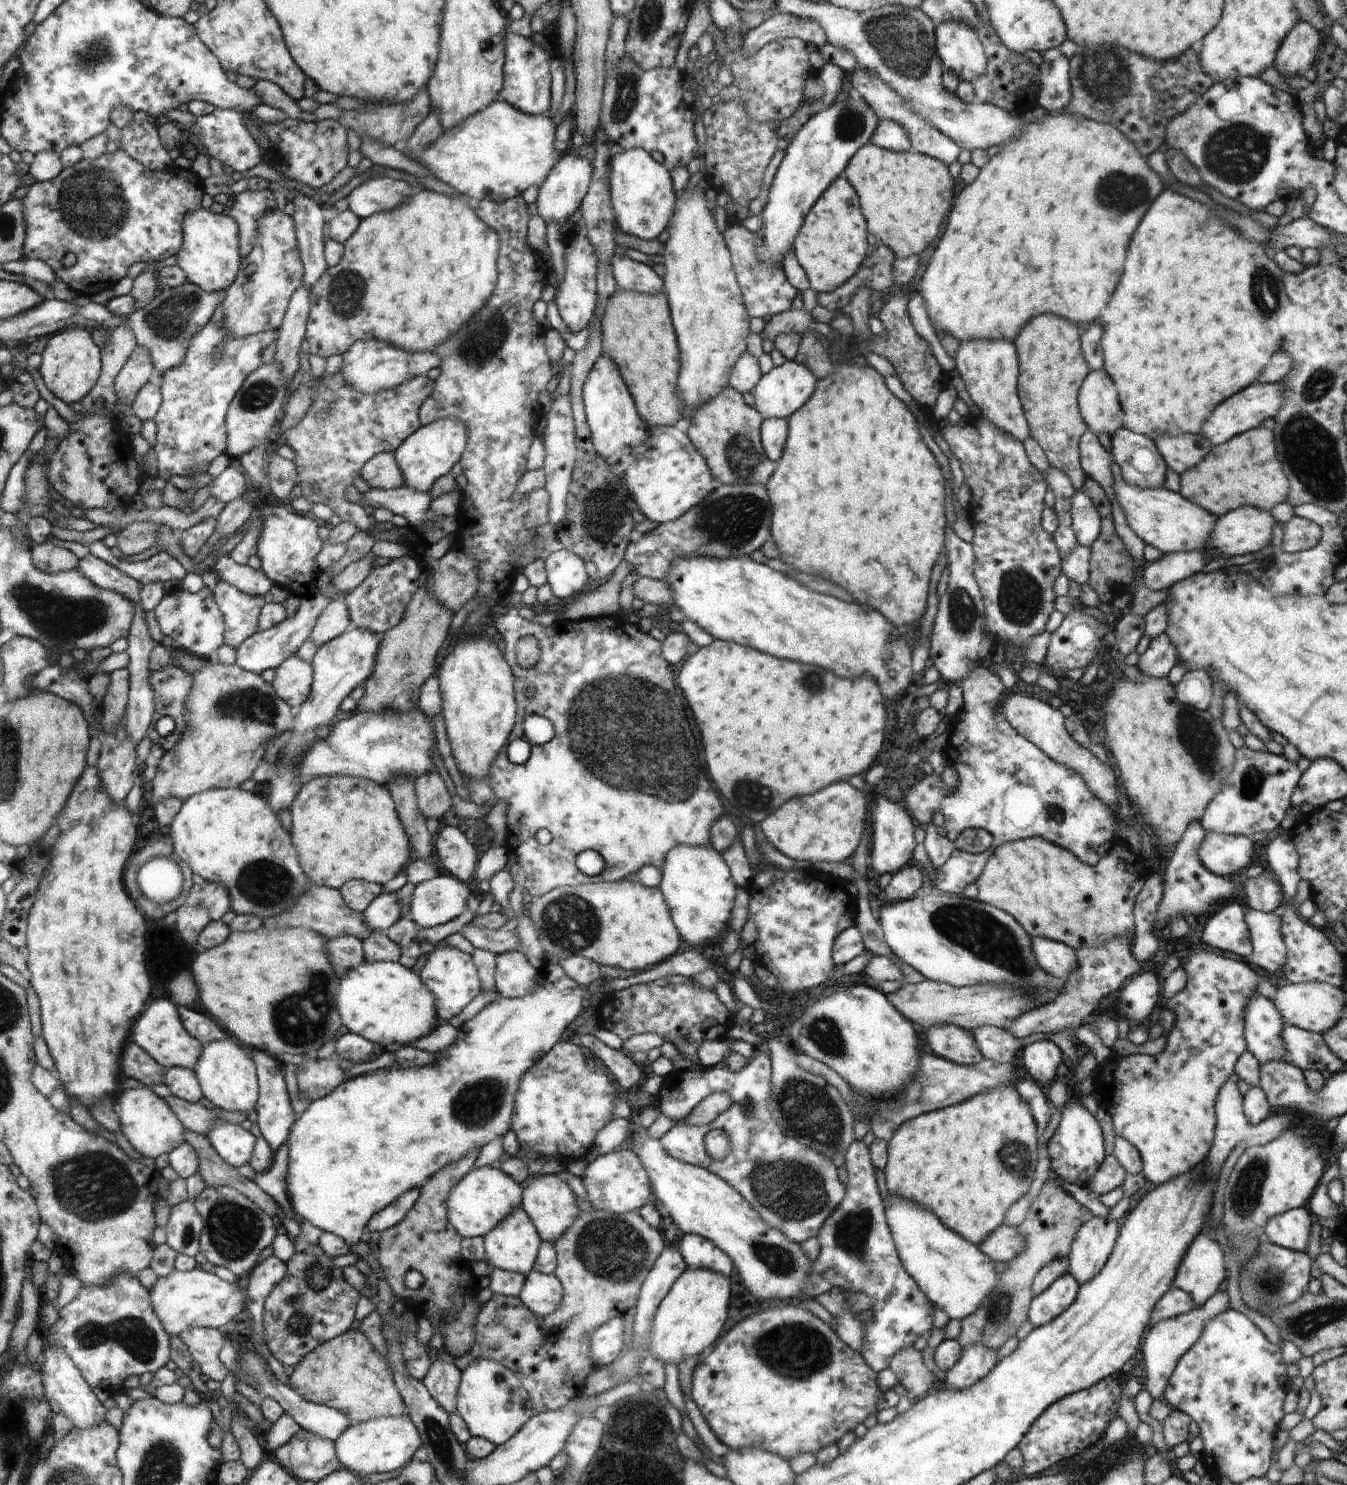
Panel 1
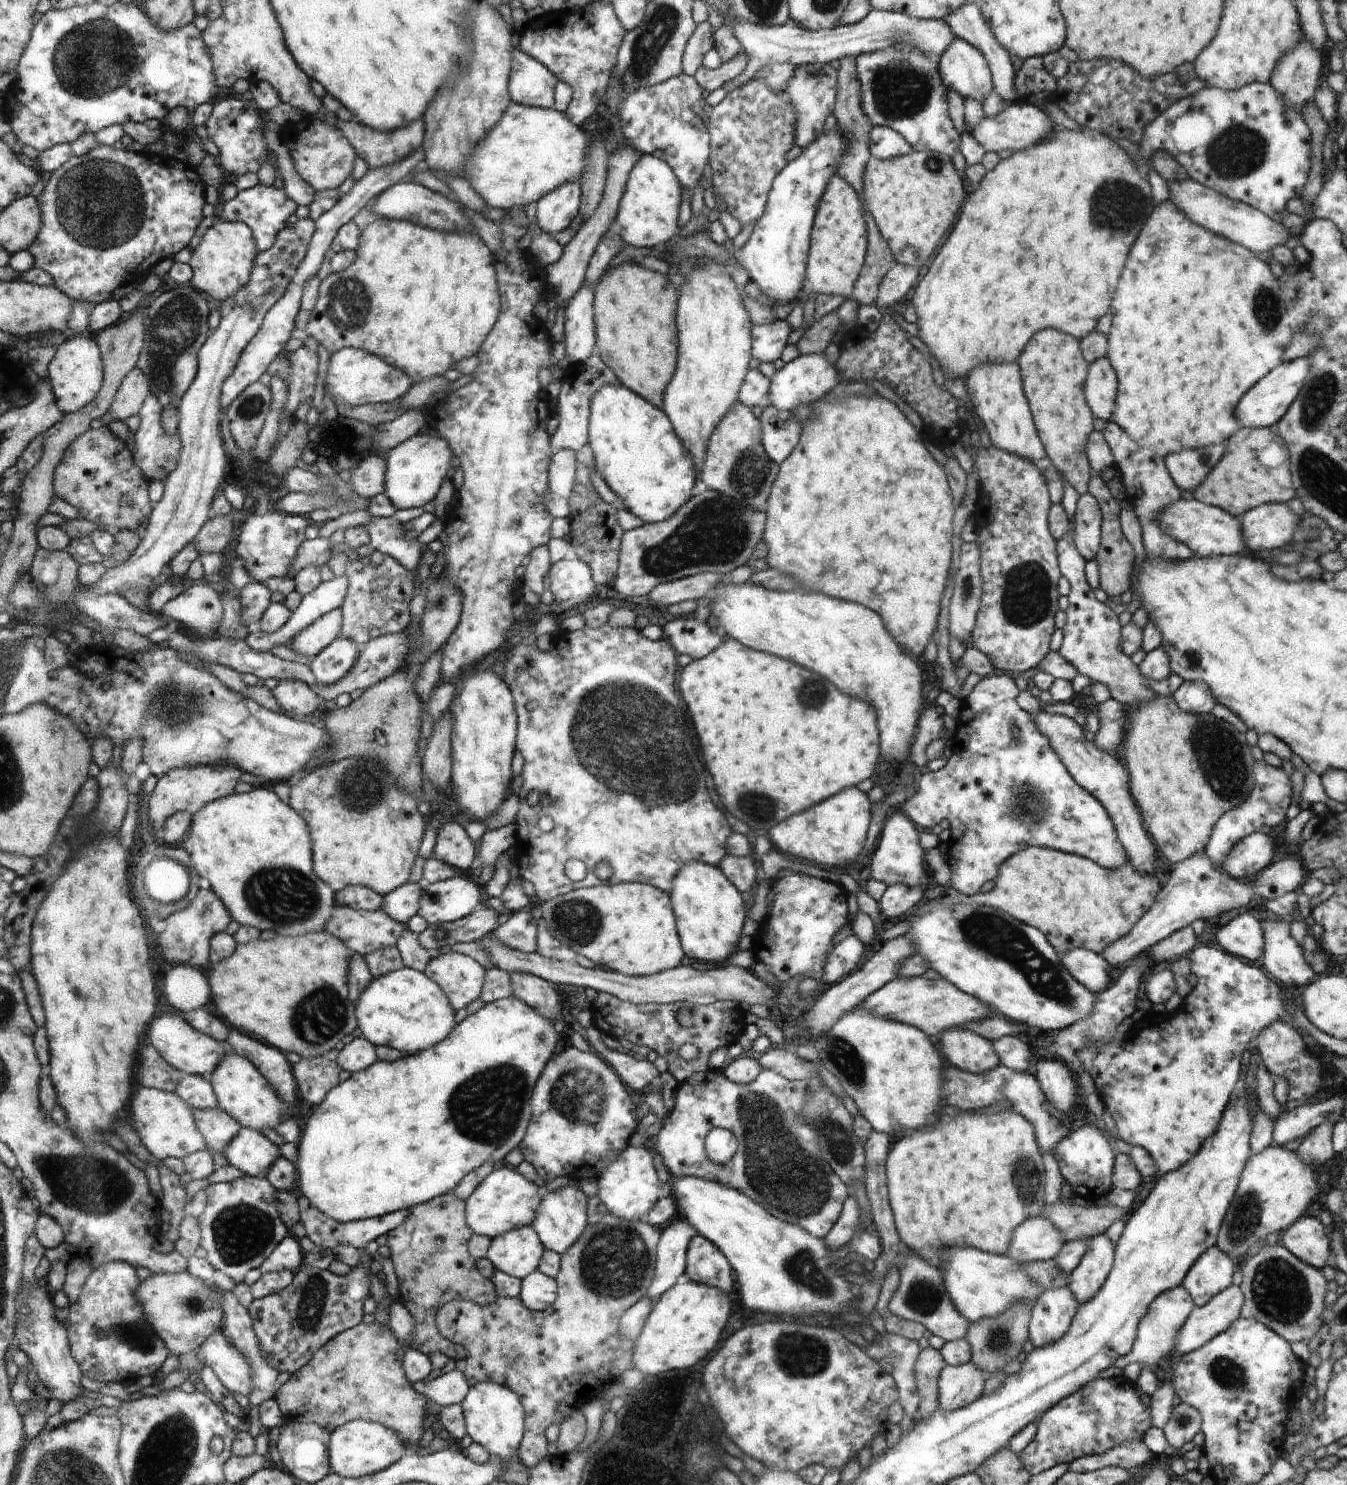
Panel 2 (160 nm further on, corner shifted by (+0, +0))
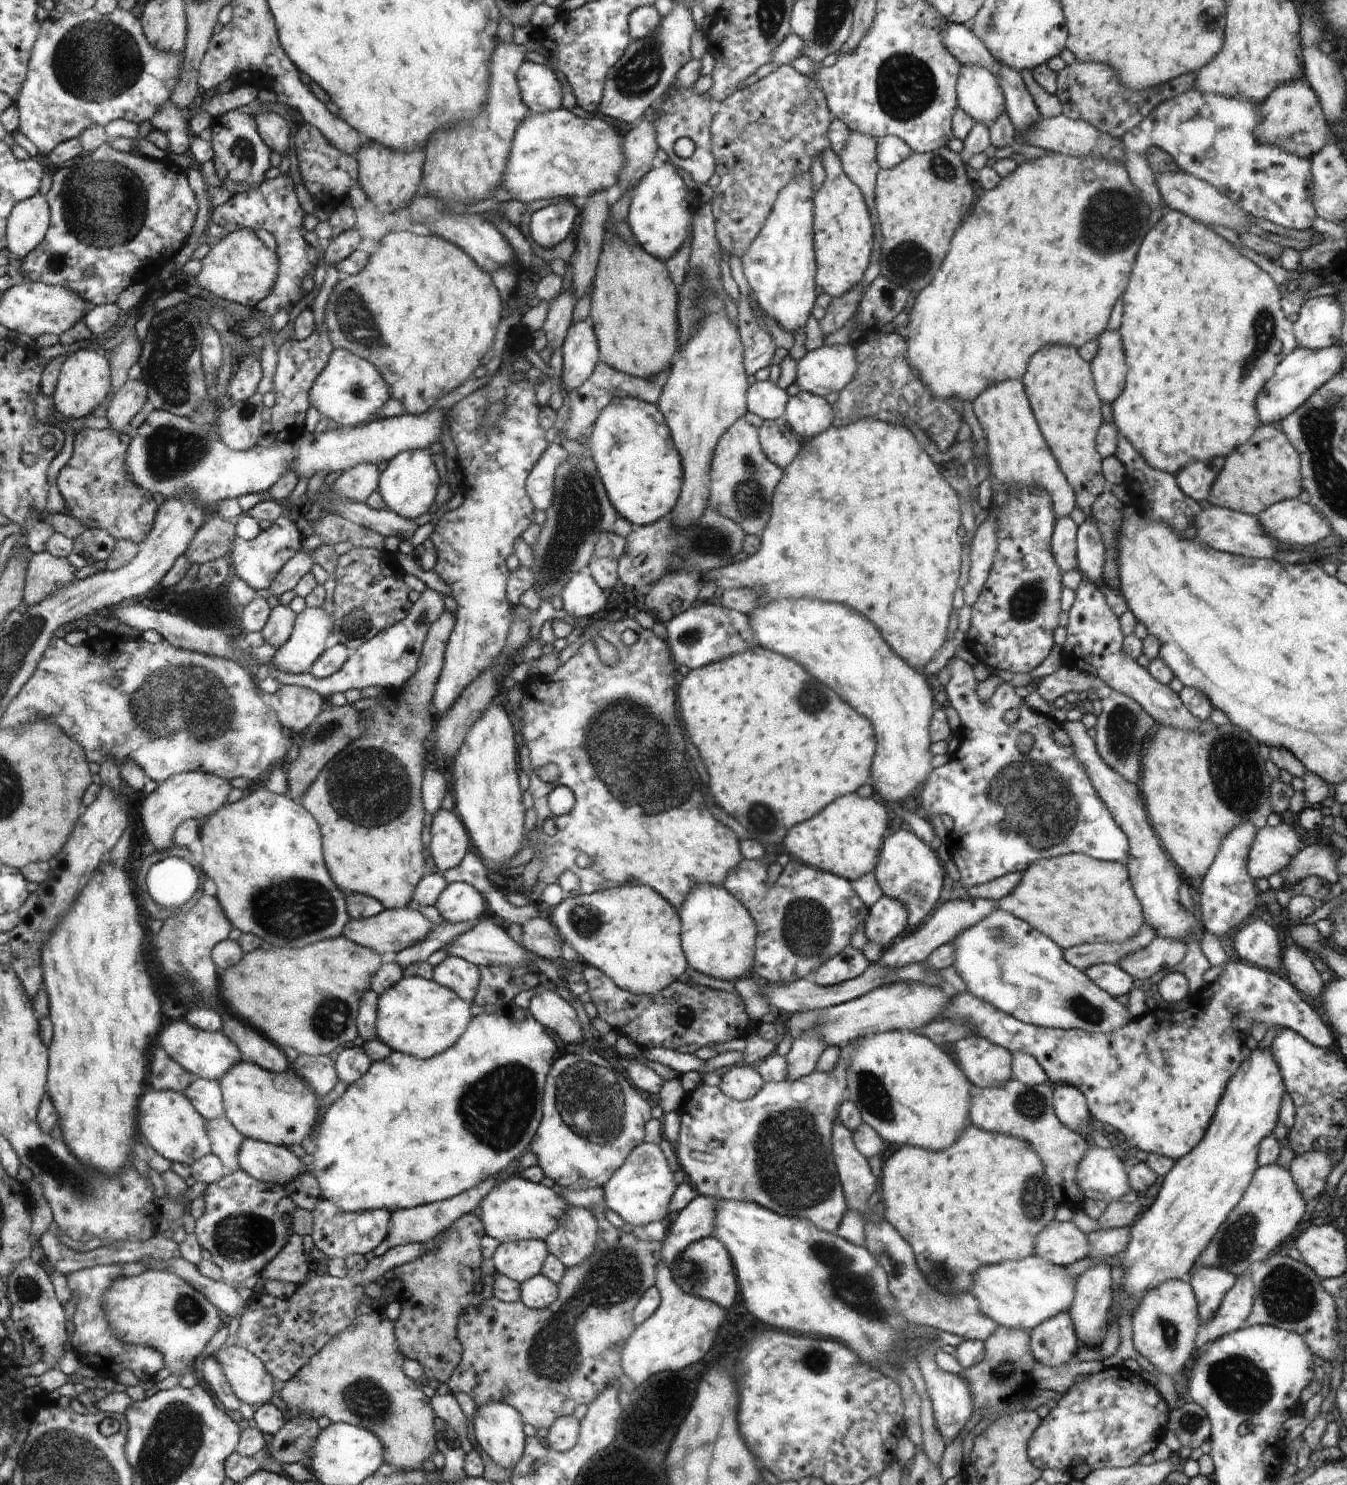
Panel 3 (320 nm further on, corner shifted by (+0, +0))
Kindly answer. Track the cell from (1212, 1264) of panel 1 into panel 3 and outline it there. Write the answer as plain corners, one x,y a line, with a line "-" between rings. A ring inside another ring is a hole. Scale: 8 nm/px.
1202,1267
1189,1280
1198,1301
1201,1322
1208,1324
1217,1314
1224,1295
1236,1282
1237,1276
1219,1268

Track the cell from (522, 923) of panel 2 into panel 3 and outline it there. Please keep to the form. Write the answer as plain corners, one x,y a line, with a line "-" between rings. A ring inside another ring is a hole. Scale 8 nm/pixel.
548,915
529,920
522,928
522,942
530,952
549,961
561,958
559,932

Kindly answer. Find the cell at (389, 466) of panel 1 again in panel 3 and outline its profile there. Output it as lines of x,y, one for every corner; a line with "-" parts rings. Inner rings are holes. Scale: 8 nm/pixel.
360,463
338,476
331,484
331,490
344,500
364,503
379,487
380,477
377,465

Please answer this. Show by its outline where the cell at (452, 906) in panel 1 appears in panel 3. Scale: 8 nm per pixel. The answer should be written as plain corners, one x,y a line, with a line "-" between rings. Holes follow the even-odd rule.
461,882
448,883
434,906
449,923
473,921
486,910
479,889

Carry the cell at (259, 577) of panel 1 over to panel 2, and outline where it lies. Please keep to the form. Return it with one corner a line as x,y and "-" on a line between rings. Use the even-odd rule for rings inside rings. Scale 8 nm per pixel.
253,581
247,584
243,590
238,593
239,600
242,602
242,622
246,626
256,624
262,619
267,608
270,606
271,592
264,583

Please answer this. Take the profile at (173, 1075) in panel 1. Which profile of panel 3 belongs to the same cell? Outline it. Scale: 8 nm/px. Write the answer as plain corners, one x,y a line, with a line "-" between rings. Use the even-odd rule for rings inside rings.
196,1077
195,1082
183,1094
188,1096
205,1119
226,1118
224,1096
219,1081

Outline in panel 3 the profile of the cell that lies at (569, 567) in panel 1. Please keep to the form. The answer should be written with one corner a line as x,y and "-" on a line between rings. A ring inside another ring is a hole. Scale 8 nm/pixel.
577,572
572,575
560,599
563,602
562,608
569,615
582,618
594,616
596,612
604,610
607,603
604,591
589,572

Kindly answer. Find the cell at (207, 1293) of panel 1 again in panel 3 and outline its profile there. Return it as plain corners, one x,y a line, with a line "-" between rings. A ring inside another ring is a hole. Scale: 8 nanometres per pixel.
147,1268
141,1274
116,1280
107,1288
104,1304
107,1324
121,1341
151,1346
163,1356
171,1374
178,1374
180,1386
196,1385
194,1364
220,1326
220,1312
203,1293
175,1273

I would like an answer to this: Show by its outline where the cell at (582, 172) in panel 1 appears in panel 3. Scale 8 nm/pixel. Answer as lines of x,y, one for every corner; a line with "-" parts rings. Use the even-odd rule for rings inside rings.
572,203
550,204
532,213
530,221
531,235
542,248
554,248
560,244
570,230
574,228
574,218
578,210

